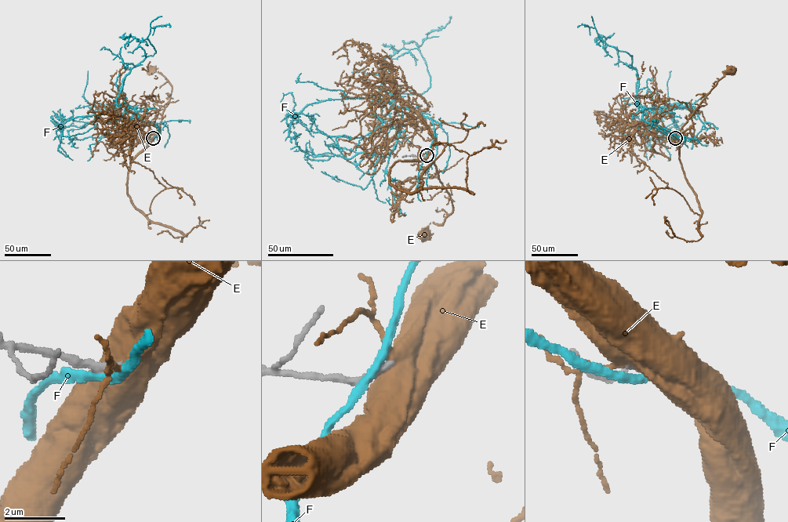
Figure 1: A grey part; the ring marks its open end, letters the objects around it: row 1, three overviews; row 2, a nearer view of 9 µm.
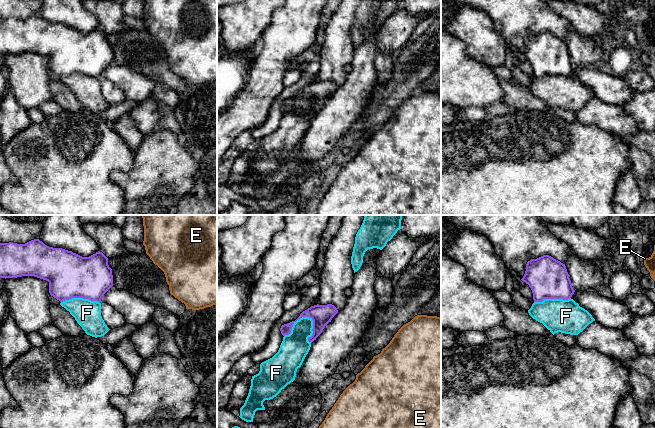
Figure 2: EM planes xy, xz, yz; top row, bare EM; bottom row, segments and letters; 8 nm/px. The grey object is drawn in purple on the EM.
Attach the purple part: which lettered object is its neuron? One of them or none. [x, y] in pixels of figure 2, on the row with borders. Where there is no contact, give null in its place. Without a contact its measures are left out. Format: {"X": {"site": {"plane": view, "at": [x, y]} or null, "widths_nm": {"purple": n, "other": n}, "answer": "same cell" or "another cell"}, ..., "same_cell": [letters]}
{"E": {"site": null, "answer": "same cell"}, "F": {"site": {"plane": "xz", "at": [296, 320]}, "widths_nm": {"purple": 160, "other": 220}, "answer": "another cell"}, "same_cell": ["E"]}

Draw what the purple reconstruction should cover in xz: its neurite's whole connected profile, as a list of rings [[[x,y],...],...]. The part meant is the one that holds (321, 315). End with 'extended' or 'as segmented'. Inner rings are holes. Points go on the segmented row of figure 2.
[[[332,304],[314,305],[303,311],[300,316],[290,323],[281,326],[280,331],[283,336],[289,335],[293,324],[302,317],[309,317],[313,320],[313,334],[308,338],[309,342],[313,342],[322,333],[325,326],[331,322],[332,318],[338,313],[337,308]]] | as segmented

